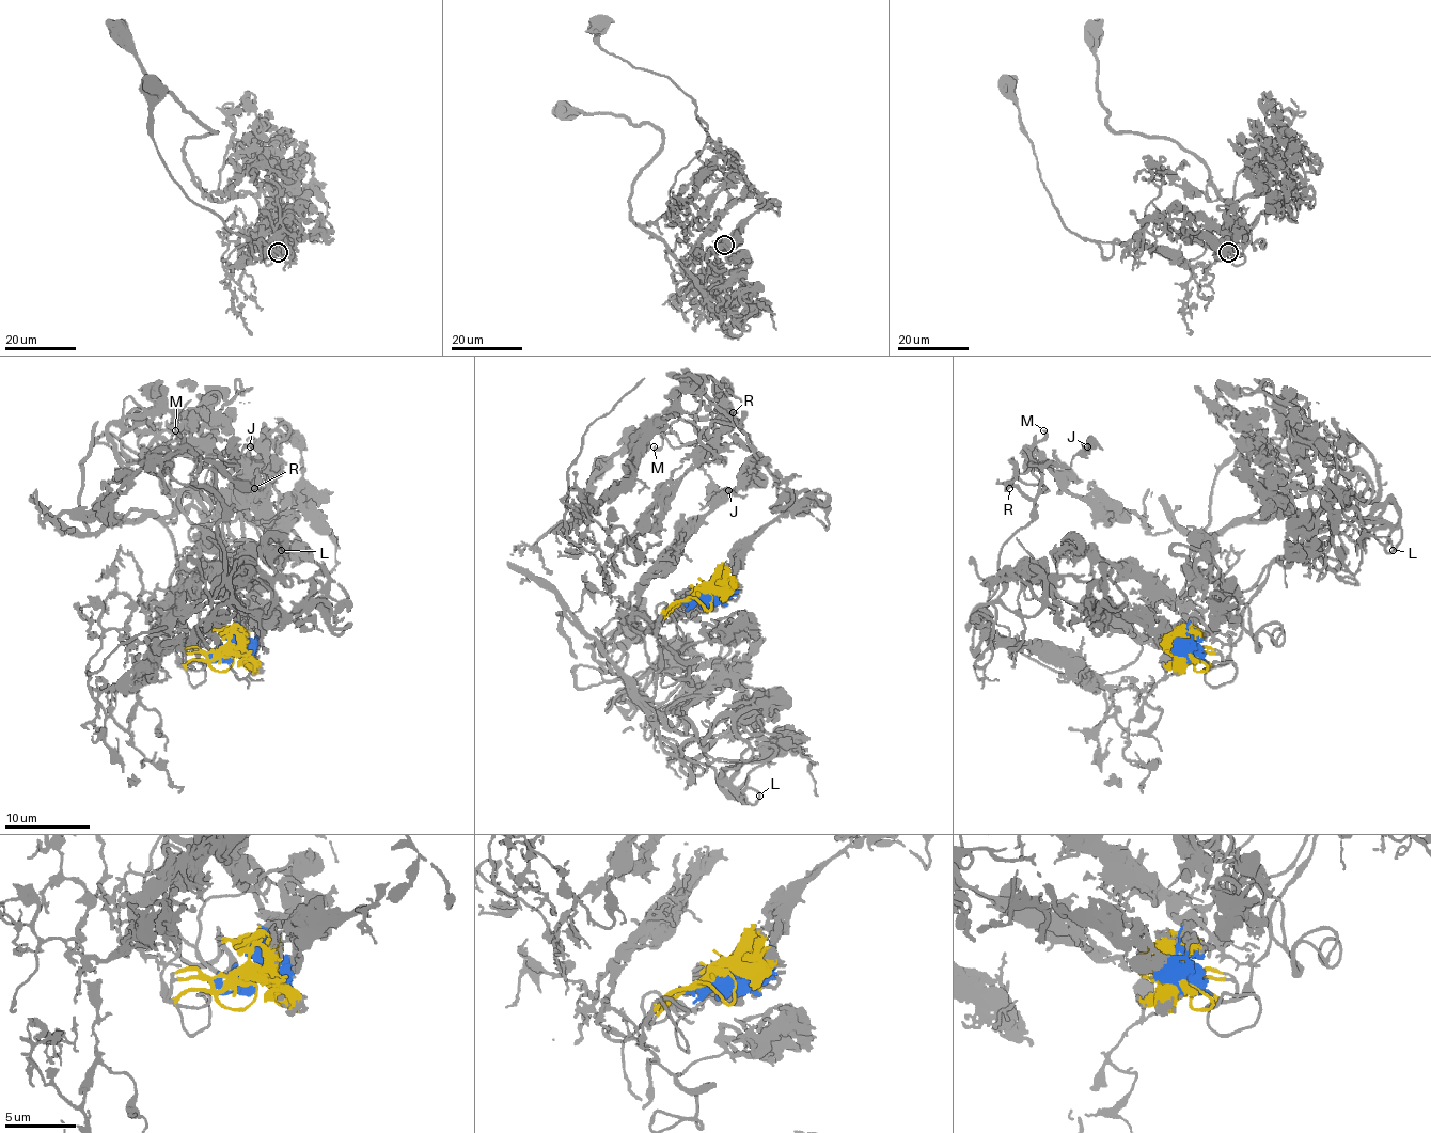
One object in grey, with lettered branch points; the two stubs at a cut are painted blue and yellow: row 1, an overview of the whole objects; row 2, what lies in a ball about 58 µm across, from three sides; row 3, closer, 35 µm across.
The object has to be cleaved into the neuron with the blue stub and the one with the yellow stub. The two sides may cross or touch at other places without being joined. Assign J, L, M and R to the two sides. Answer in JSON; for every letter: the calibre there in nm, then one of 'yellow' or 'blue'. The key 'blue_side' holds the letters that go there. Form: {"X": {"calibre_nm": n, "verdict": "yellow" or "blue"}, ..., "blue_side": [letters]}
{"J": {"calibre_nm": 260, "verdict": "blue"}, "L": {"calibre_nm": 160, "verdict": "yellow"}, "M": {"calibre_nm": 170, "verdict": "blue"}, "R": {"calibre_nm": 320, "verdict": "blue"}, "blue_side": ["J", "M", "R"]}

